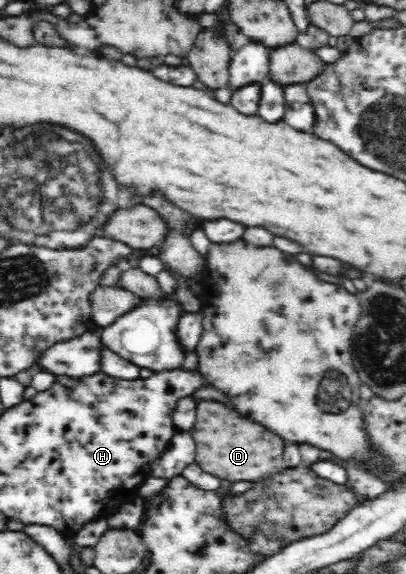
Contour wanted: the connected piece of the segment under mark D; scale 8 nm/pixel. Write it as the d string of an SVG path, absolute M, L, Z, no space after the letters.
M206 400L197 401L196 409L196 426L192 428L192 436L196 440L196 464L208 472L214 474L218 478L226 478L230 482L234 480L258 480L262 478L266 472L270 472L270 468L274 466L274 454L278 448L278 458L280 458L280 448L284 446L284 442L280 438L274 436L264 436L260 434L260 430L264 430L264 426L240 418L240 414L236 414L234 410L228 410L224 404L220 402L206 402Z

